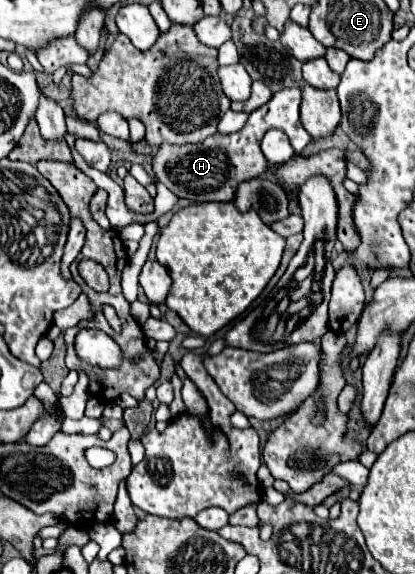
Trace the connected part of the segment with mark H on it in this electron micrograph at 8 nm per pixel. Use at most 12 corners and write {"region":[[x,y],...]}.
{"region":[[300,88],[280,90],[244,128],[162,146],[154,174],[180,198],[232,200],[258,176],[266,130],[296,152]]}

